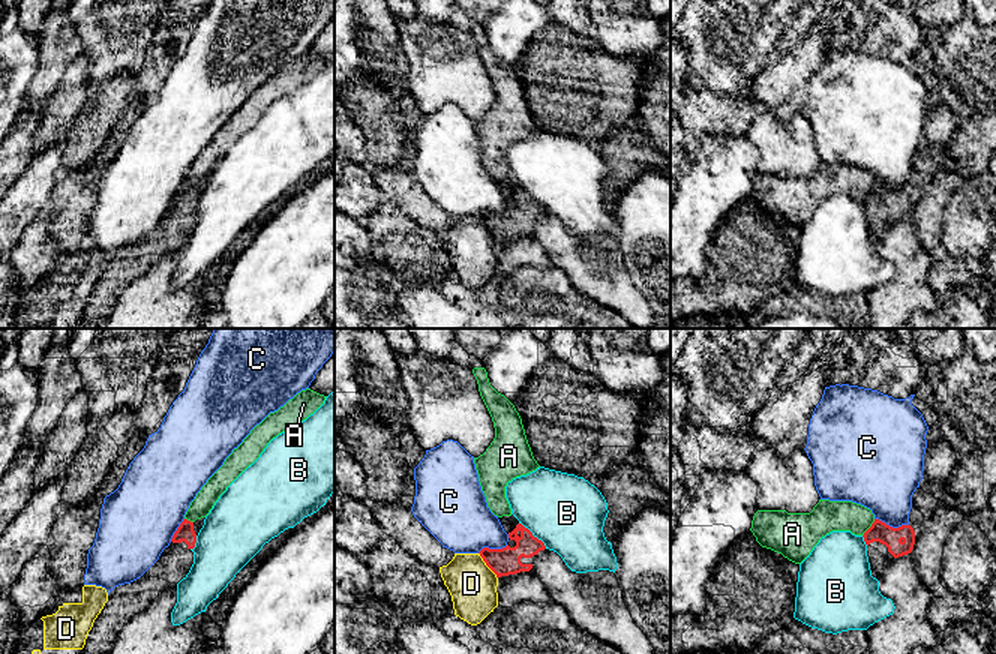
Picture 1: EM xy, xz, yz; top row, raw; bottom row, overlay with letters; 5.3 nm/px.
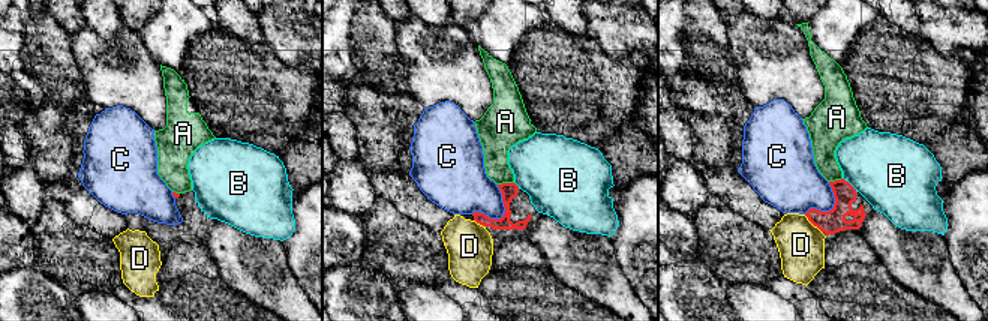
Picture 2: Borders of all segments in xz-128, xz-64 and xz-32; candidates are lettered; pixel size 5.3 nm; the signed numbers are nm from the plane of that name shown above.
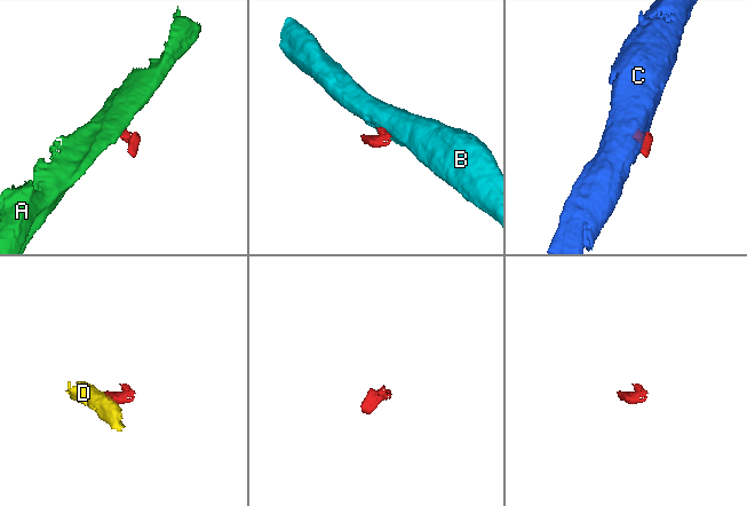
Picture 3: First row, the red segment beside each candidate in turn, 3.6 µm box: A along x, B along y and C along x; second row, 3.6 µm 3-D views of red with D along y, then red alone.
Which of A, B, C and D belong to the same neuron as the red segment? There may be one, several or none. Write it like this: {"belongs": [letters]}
{"belongs": []}

